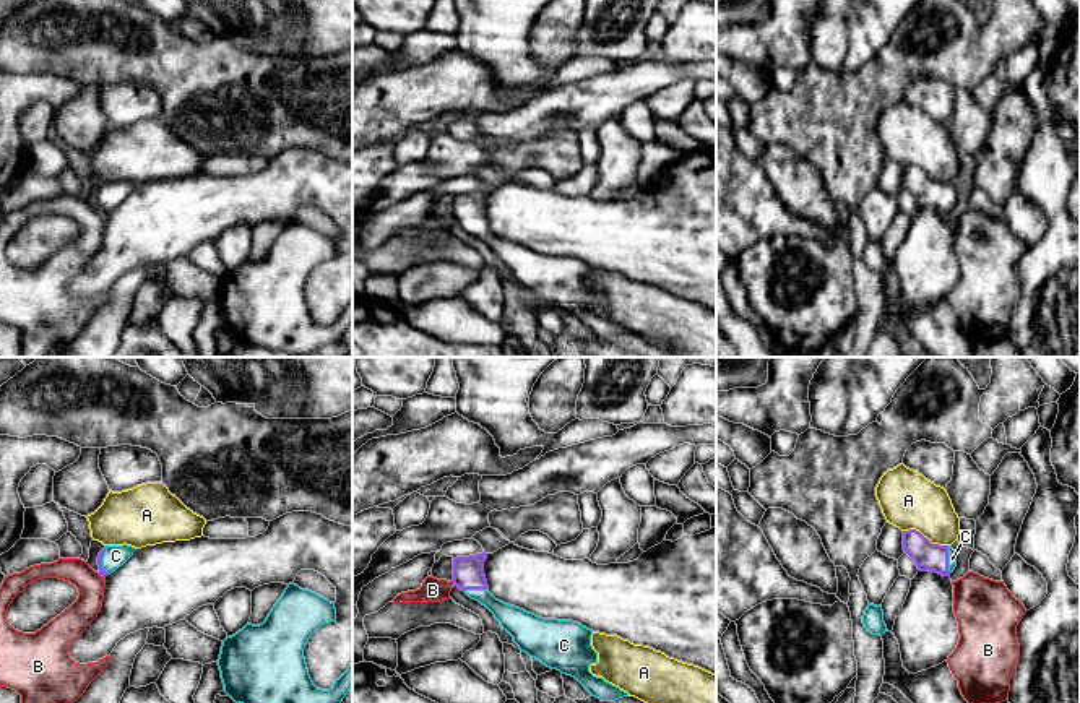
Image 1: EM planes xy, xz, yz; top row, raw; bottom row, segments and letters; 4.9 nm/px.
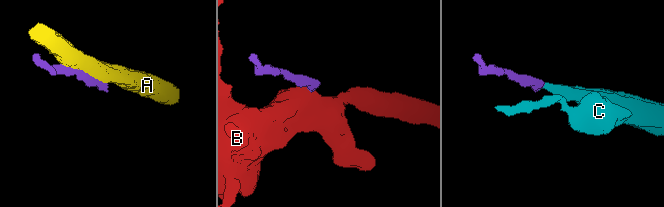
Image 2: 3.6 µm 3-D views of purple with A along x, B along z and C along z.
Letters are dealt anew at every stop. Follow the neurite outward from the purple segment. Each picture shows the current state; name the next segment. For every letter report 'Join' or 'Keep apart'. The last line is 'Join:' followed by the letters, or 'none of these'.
A: Keep apart
B: Keep apart
C: Join
Join: C

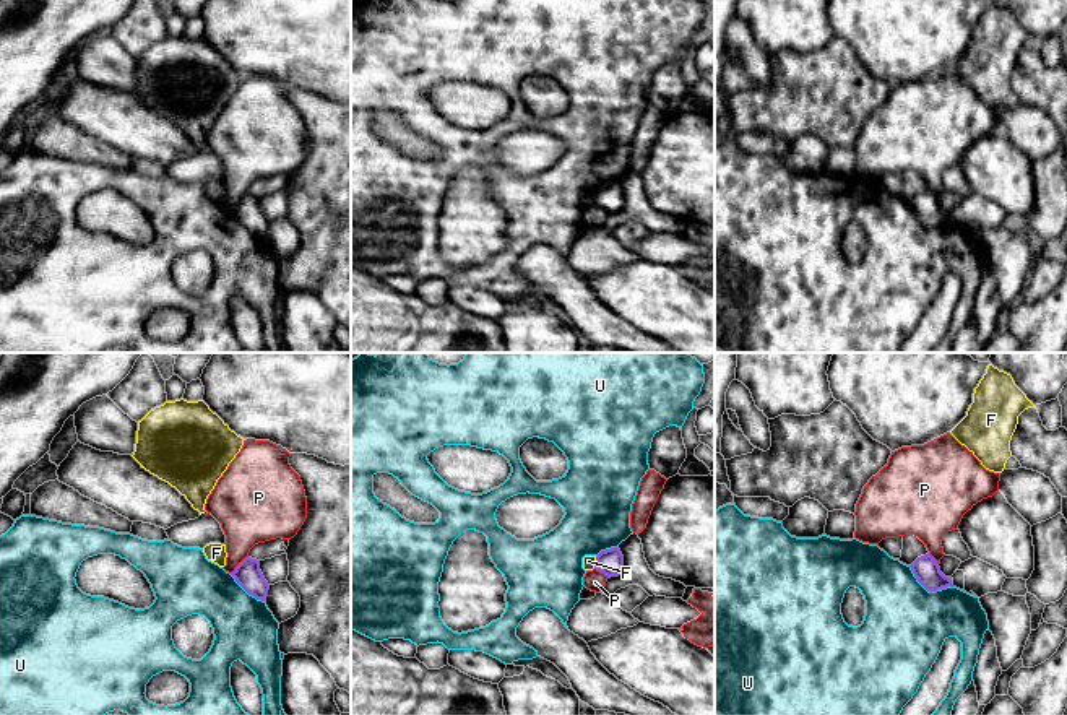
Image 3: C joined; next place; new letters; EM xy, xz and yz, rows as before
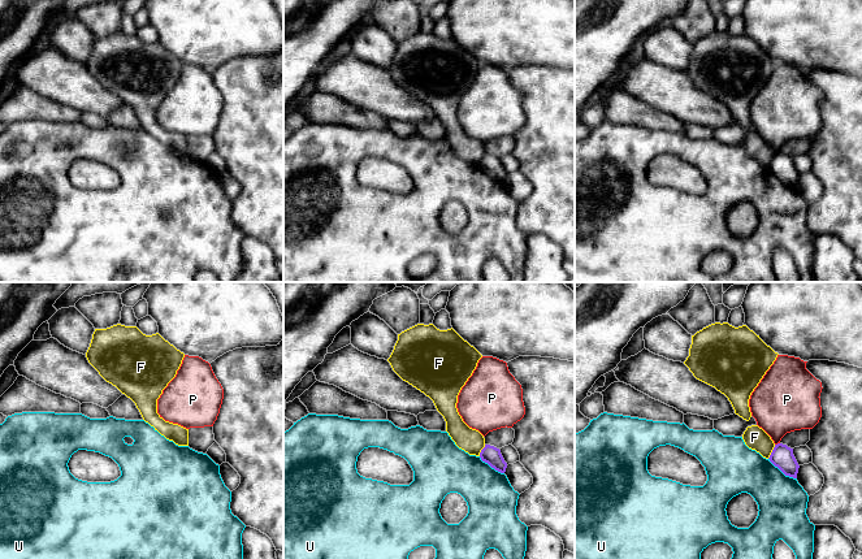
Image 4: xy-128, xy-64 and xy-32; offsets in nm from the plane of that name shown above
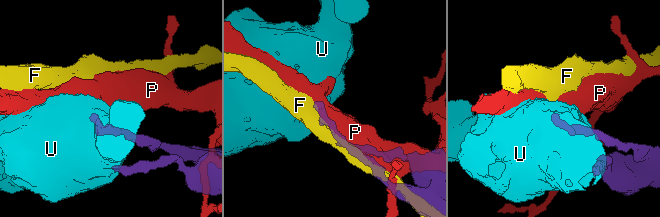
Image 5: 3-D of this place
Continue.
F: Keep apart
P: Keep apart
U: Keep apart
Join: none of these

